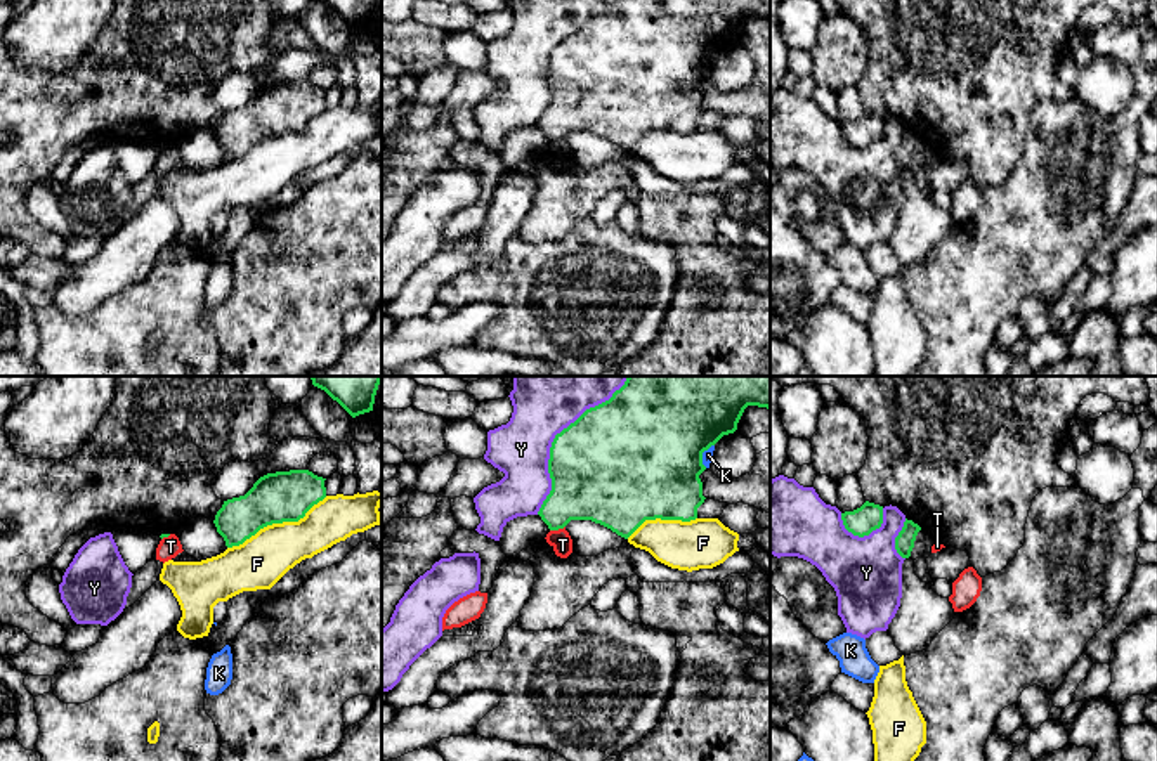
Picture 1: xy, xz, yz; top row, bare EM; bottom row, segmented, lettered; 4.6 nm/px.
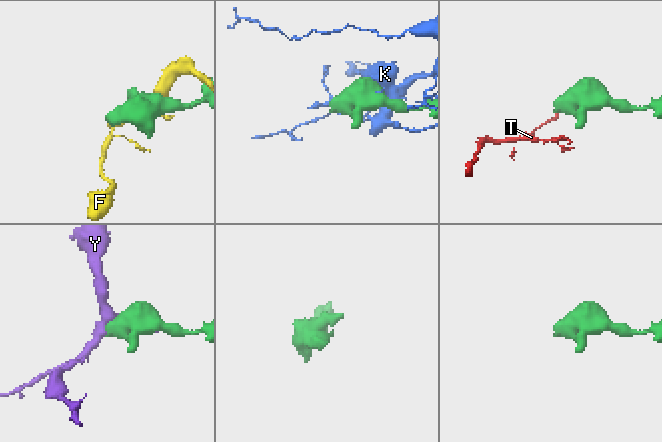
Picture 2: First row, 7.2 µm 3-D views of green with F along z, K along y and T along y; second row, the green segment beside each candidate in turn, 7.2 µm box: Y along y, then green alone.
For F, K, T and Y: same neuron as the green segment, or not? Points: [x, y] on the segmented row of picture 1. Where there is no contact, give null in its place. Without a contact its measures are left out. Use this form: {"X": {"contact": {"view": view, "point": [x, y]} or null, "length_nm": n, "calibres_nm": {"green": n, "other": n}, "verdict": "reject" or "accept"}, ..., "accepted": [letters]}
{"F": {"contact": {"view": "xy", "point": [276, 522]}, "length_nm": 500, "calibres_nm": {"green": 240, "other": 240}, "verdict": "reject"}, "K": {"contact": {"view": "xz", "point": [701, 455]}, "length_nm": 120, "calibres_nm": {"green": 500, "other": 50}, "verdict": "reject"}, "T": {"contact": {"view": "xz", "point": [557, 529]}, "length_nm": 80, "calibres_nm": {"green": 340, "other": 100}, "verdict": "reject"}, "Y": {"contact": {"view": "xz", "point": [555, 437]}, "length_nm": 750, "calibres_nm": {"green": 480, "other": 380}, "verdict": "reject"}, "accepted": []}

